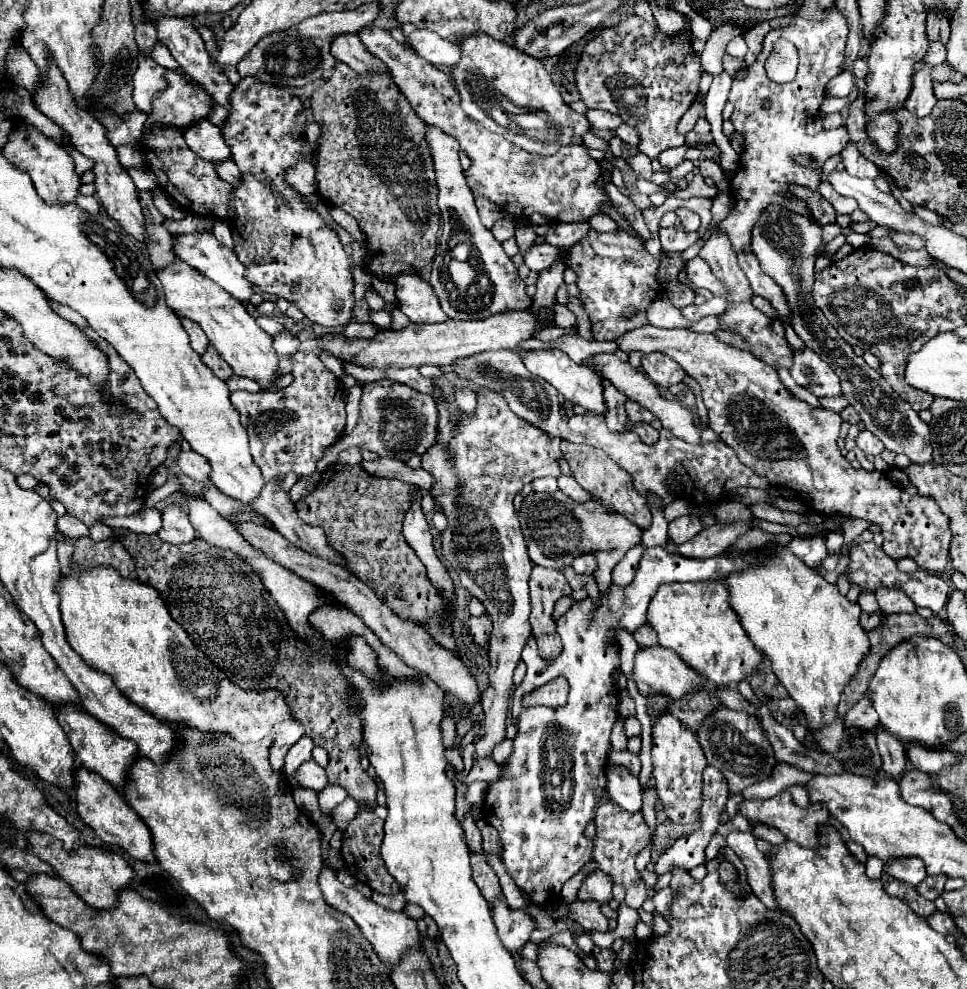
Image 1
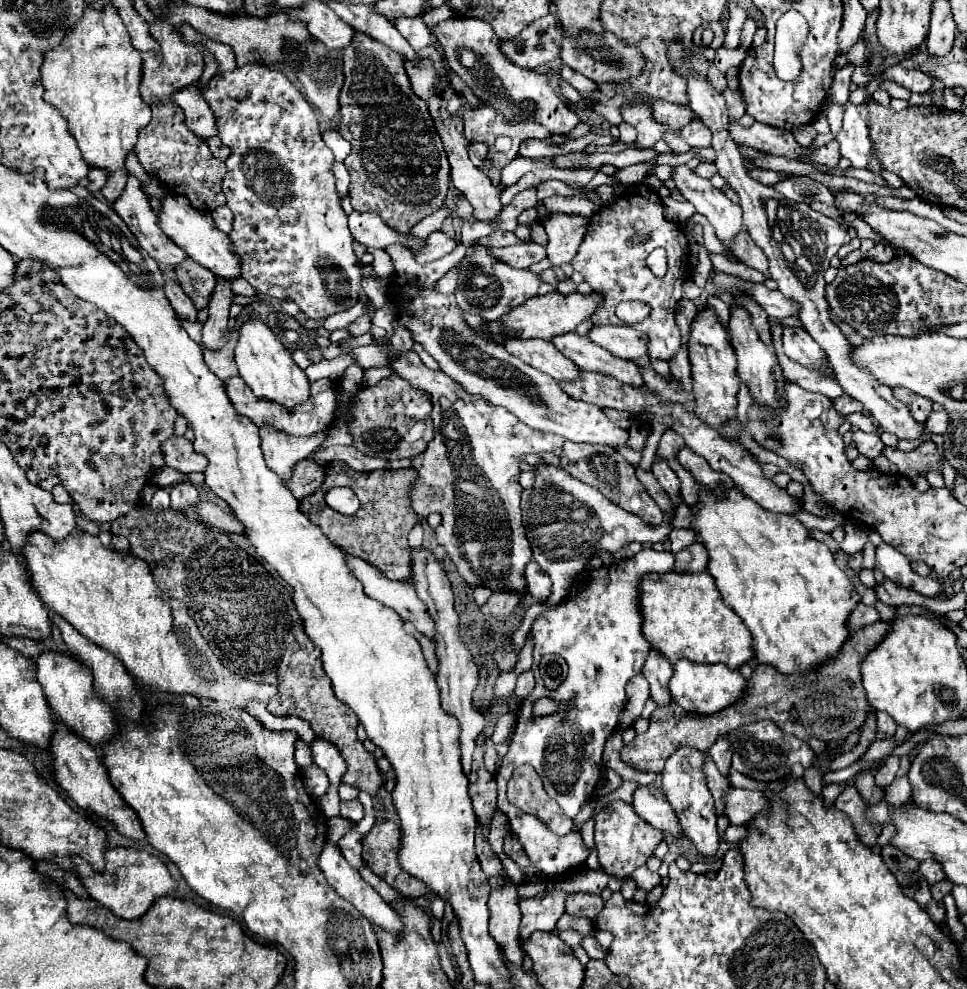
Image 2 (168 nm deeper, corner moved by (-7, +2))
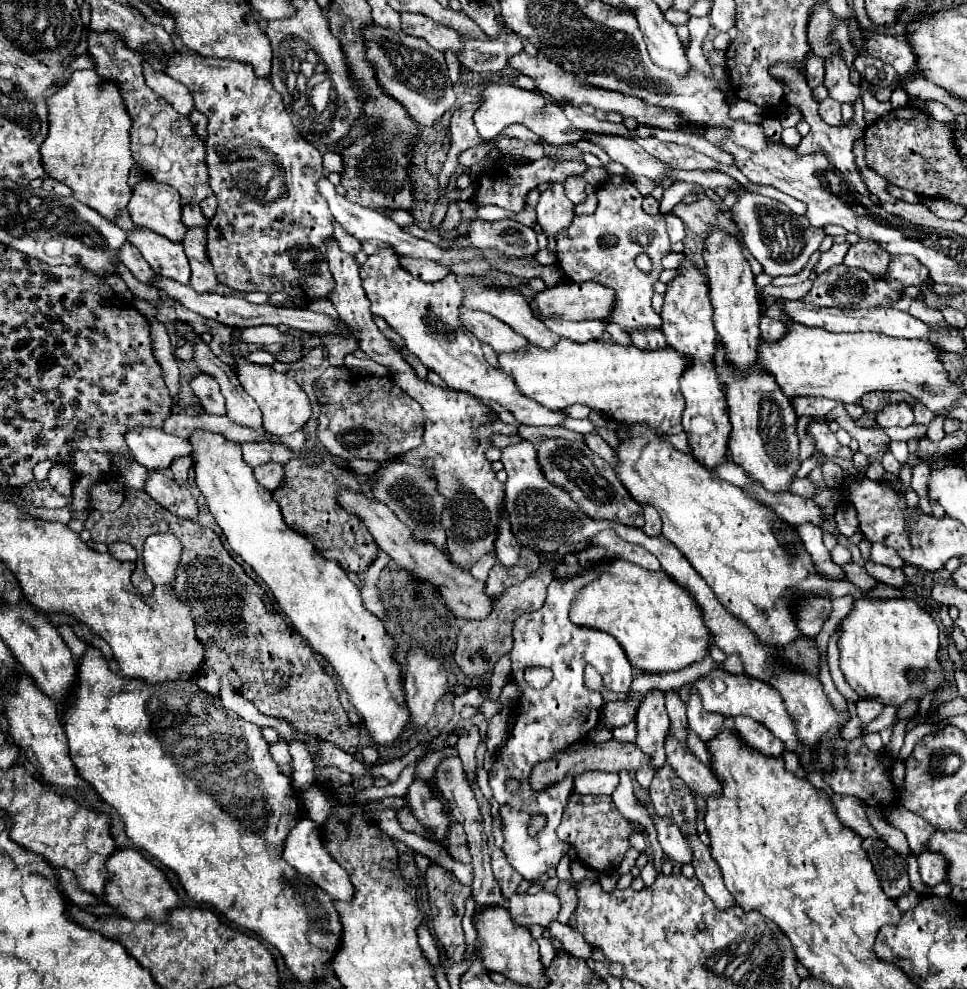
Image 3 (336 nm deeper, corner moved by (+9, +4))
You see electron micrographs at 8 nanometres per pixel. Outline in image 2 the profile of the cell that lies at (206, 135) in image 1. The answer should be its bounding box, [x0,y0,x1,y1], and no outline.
[174,85,218,141]

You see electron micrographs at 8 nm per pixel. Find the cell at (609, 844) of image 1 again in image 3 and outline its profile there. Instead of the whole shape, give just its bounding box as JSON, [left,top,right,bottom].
[556,793,634,873]

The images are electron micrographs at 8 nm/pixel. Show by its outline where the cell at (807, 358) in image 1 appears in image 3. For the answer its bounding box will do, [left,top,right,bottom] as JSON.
[760,313,786,341]

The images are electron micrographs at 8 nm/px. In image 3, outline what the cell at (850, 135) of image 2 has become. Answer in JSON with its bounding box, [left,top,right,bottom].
[818,97,840,125]

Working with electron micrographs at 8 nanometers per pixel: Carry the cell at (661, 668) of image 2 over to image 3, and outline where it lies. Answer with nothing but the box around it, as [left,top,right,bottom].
[636,691,670,771]

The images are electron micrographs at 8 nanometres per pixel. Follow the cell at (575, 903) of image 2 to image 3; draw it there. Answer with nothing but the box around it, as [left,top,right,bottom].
[556,881,576,923]

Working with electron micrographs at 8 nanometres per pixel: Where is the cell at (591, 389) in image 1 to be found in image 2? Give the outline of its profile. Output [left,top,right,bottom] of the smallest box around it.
[506,339,580,383]

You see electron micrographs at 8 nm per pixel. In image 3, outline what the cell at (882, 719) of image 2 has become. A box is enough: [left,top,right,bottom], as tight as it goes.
[856,699,884,725]

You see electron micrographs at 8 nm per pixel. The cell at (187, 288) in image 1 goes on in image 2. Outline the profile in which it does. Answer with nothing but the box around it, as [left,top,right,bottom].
[234,315,308,407]

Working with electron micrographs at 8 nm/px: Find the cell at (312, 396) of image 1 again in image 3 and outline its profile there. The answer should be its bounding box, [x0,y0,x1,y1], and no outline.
[190,373,224,415]

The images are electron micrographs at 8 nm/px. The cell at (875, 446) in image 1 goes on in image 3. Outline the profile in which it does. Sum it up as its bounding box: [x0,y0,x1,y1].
[808,421,854,459]

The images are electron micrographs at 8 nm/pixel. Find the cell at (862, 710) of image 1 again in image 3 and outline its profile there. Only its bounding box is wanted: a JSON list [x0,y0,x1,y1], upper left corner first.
[734,717,784,757]

